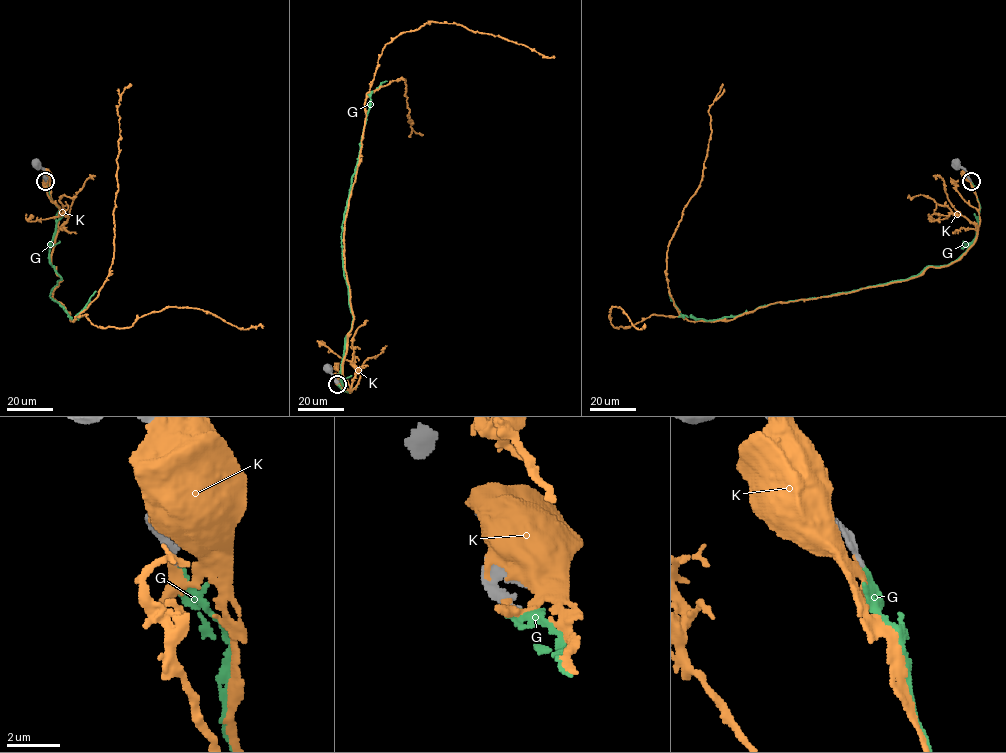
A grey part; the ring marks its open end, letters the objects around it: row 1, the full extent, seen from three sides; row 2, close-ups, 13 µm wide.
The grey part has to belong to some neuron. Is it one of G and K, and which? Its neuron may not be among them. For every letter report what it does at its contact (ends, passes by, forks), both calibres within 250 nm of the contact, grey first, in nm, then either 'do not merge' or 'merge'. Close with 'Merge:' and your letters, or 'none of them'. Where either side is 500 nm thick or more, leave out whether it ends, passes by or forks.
G: it ends there; 220 nm thick on the grey side, 280 nm on the other; merge
K: it ends there; 260 nm thick on the grey side, 240 nm on the other; do not merge
Merge: G

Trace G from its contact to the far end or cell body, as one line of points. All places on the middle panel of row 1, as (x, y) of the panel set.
G: (337, 384), (350, 392), (341, 380), (344, 341), (353, 318), (343, 269), (342, 222), (368, 95), (387, 81)

